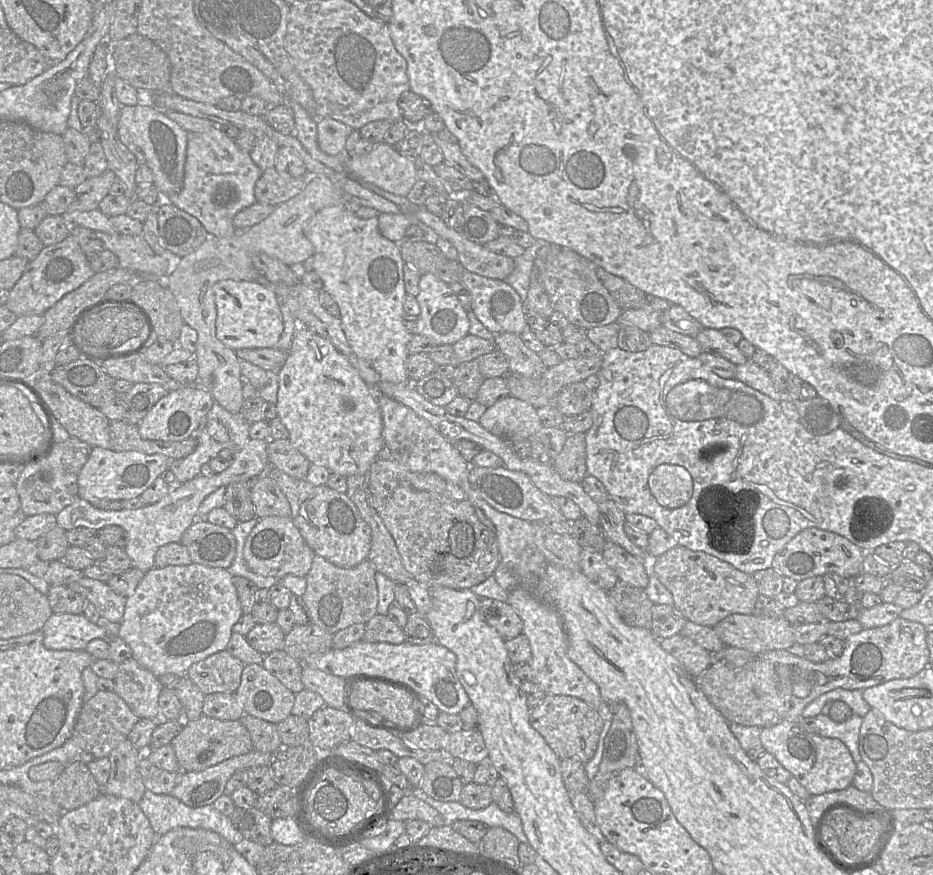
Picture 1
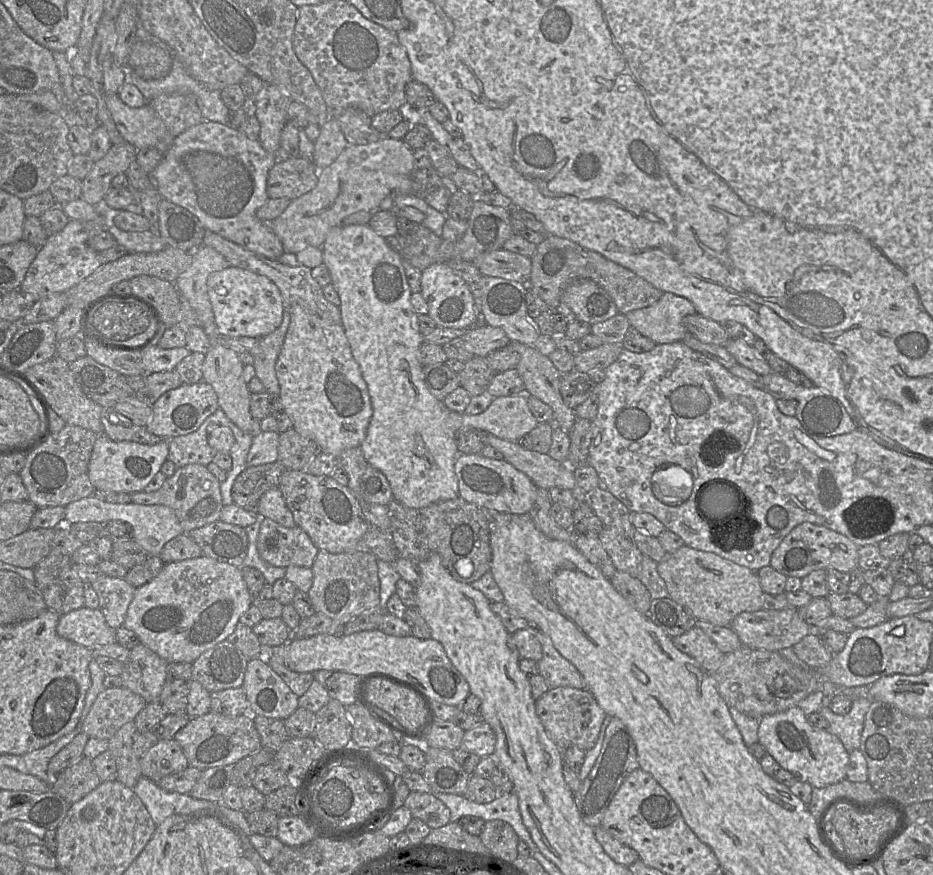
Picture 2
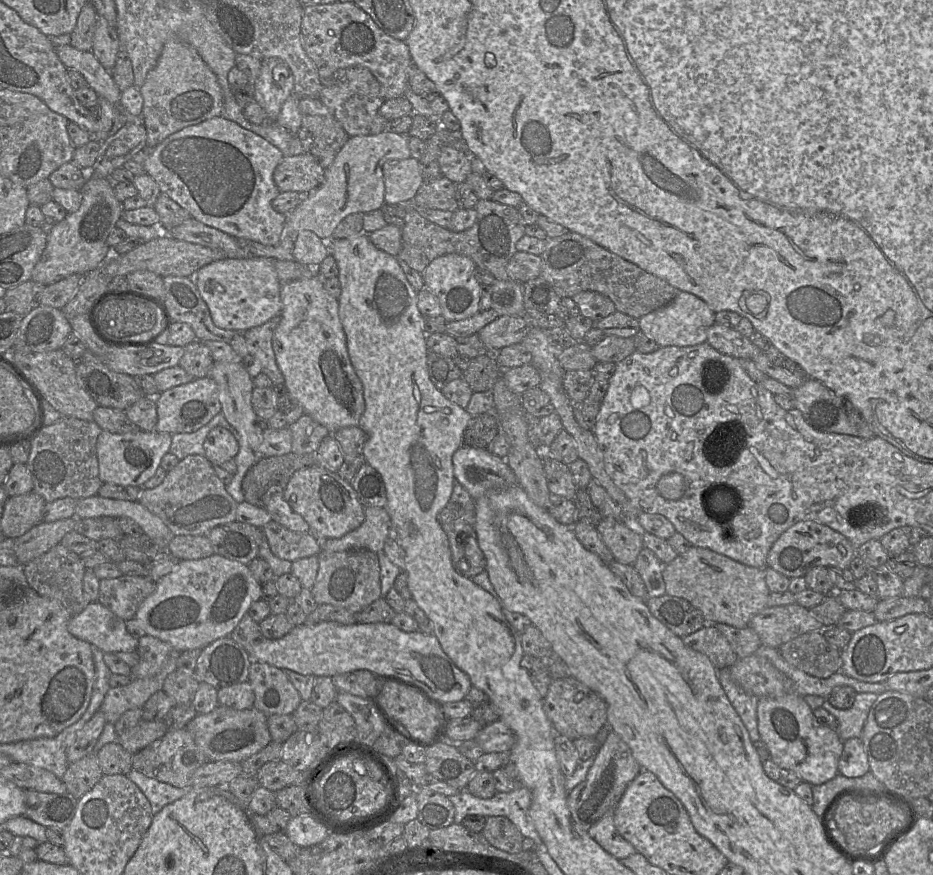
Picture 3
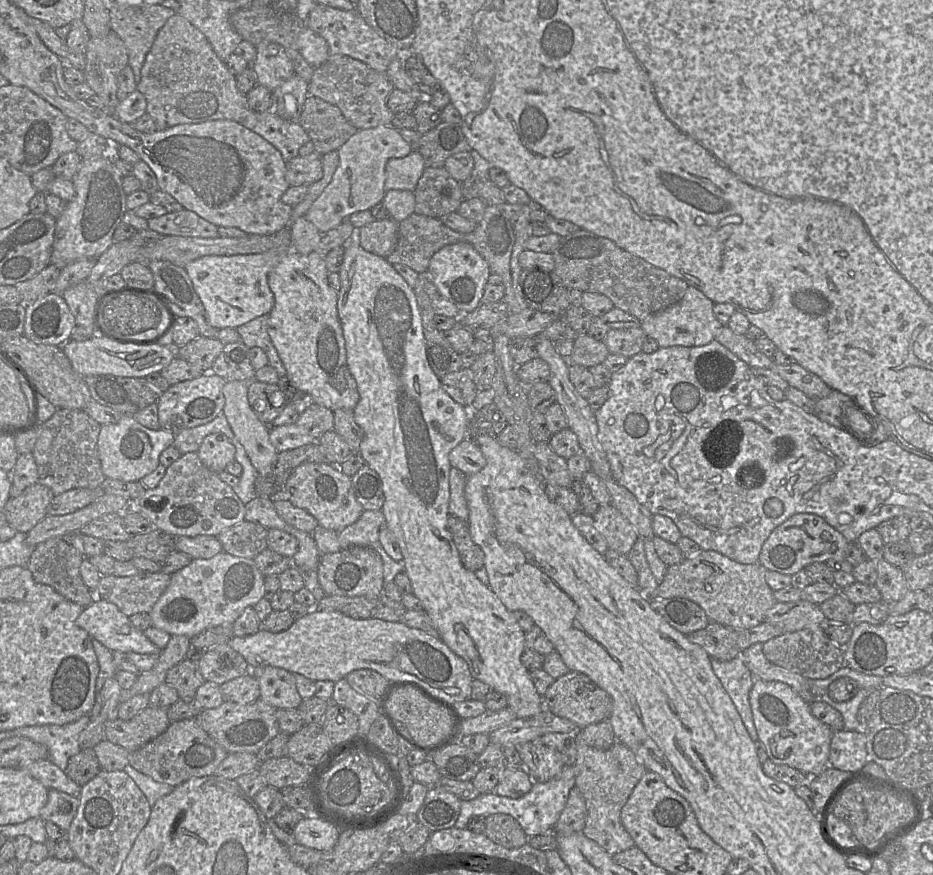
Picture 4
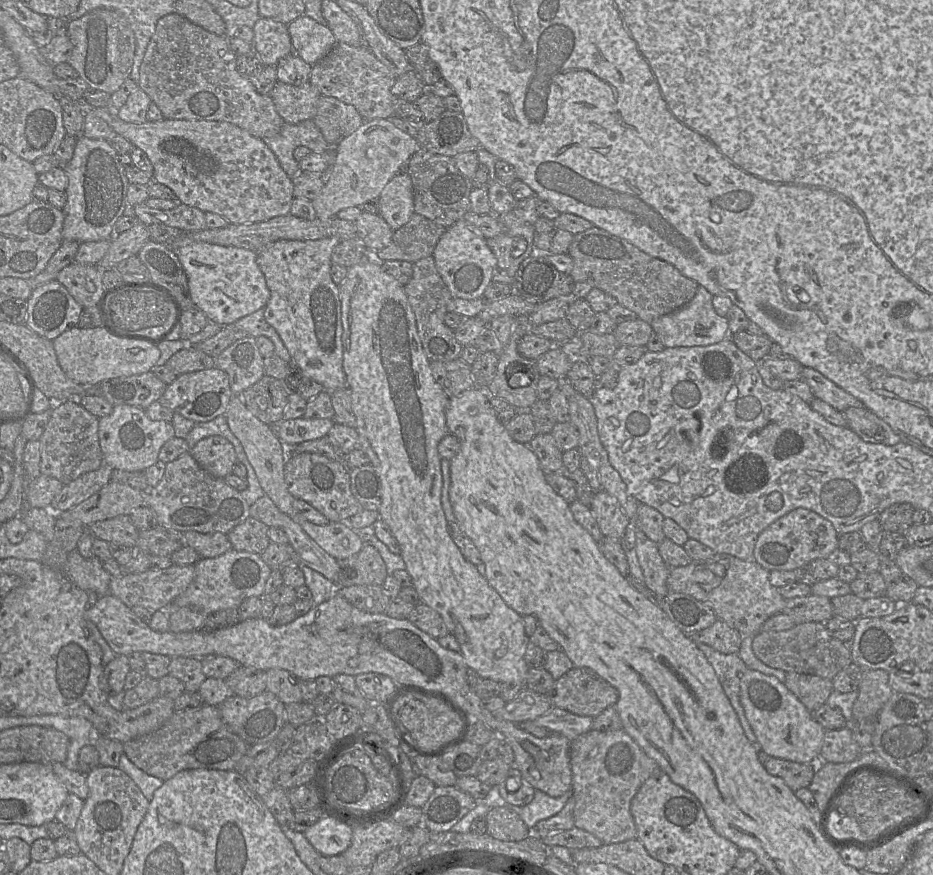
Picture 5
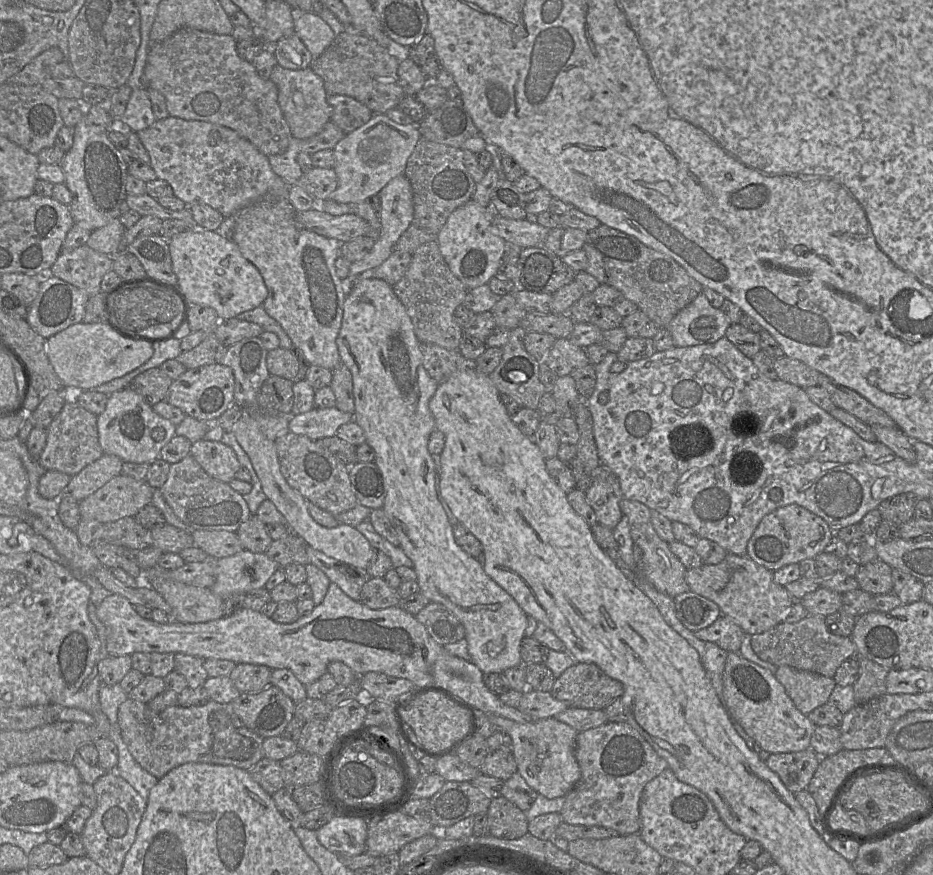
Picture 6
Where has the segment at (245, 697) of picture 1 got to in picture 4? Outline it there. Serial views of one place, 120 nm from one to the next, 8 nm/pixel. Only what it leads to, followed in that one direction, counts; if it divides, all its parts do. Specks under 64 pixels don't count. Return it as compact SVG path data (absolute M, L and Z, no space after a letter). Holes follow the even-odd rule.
M263 666L252 668L260 687L260 699L276 709L297 709L302 703L294 674L282 668Z

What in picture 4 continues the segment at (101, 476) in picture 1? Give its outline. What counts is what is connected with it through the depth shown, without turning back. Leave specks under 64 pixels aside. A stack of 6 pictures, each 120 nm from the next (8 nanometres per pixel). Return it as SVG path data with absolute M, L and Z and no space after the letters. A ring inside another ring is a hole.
M122 414L118 423L101 427L98 455L106 478L126 482L140 481L160 465L160 454L174 443L175 435L172 429L151 430L138 423L132 415Z

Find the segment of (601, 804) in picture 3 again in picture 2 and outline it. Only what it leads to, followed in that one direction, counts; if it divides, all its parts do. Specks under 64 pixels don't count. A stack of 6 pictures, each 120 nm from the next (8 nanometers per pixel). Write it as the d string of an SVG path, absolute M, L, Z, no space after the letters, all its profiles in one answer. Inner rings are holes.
M612 717L600 753L590 773L573 795L582 821L592 828L601 826L604 813L621 784L631 772L639 768L636 745L628 728L619 718Z

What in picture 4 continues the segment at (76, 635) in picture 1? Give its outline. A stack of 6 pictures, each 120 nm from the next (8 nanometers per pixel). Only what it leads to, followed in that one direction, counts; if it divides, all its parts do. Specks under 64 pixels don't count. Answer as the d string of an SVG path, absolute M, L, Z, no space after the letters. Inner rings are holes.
M96 598L89 606L84 608L76 619L76 624L112 652L152 654L158 656L161 652L145 636L143 631L132 625L129 617L122 613L116 605L101 598Z

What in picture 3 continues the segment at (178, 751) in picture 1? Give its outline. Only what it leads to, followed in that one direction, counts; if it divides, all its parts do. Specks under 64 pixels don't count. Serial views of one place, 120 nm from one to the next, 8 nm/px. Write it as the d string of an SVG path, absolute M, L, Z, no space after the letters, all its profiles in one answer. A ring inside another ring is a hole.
M218 705L211 712L197 714L185 728L192 735L207 761L227 760L241 763L272 741L267 725L267 715L254 707L236 710Z

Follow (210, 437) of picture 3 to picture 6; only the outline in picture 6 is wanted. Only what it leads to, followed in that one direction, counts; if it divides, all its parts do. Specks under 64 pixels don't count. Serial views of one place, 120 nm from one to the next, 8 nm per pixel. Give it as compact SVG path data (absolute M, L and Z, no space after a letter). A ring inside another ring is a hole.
M201 439L191 446L190 455L212 478L229 483L241 465L234 450L218 441Z

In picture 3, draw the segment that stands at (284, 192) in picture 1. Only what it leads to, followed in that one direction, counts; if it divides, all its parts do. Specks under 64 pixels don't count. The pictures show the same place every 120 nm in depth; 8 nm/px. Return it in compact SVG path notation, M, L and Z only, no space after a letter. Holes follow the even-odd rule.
M310 152L283 157L273 172L273 180L280 192L308 194L324 180L324 168Z

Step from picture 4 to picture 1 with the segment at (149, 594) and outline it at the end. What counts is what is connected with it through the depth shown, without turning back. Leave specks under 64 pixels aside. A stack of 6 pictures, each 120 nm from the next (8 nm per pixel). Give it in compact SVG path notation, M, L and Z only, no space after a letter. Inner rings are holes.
M83 577L67 586L95 605L102 621L121 623L127 597L114 592L107 582Z

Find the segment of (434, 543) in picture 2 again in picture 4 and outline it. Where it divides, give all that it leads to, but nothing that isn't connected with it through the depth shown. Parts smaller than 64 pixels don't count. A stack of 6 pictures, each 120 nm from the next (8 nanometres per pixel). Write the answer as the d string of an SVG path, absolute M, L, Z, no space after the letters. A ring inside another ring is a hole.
M449 514L447 528L460 555L462 564L471 572L484 566L484 553L470 535L467 521Z

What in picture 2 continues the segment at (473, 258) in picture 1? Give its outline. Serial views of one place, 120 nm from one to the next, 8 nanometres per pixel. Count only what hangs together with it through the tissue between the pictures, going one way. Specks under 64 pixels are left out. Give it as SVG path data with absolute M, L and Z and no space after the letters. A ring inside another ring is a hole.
M498 249L481 254L472 262L483 276L504 278L527 284L532 259L521 254Z

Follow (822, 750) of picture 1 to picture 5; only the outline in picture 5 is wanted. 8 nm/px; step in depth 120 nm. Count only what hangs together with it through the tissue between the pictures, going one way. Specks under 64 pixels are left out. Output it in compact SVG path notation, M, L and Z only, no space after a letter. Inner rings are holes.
M748 668L741 679L740 701L757 741L770 757L810 764L821 754L826 729L812 718L811 712L776 677Z

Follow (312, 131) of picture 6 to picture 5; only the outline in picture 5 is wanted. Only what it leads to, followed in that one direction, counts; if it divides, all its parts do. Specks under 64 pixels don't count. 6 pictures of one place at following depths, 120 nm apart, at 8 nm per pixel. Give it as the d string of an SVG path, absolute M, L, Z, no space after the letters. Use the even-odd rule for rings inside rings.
M277 81L270 93L277 113L288 124L312 120L317 112L320 95L309 81L301 86Z

